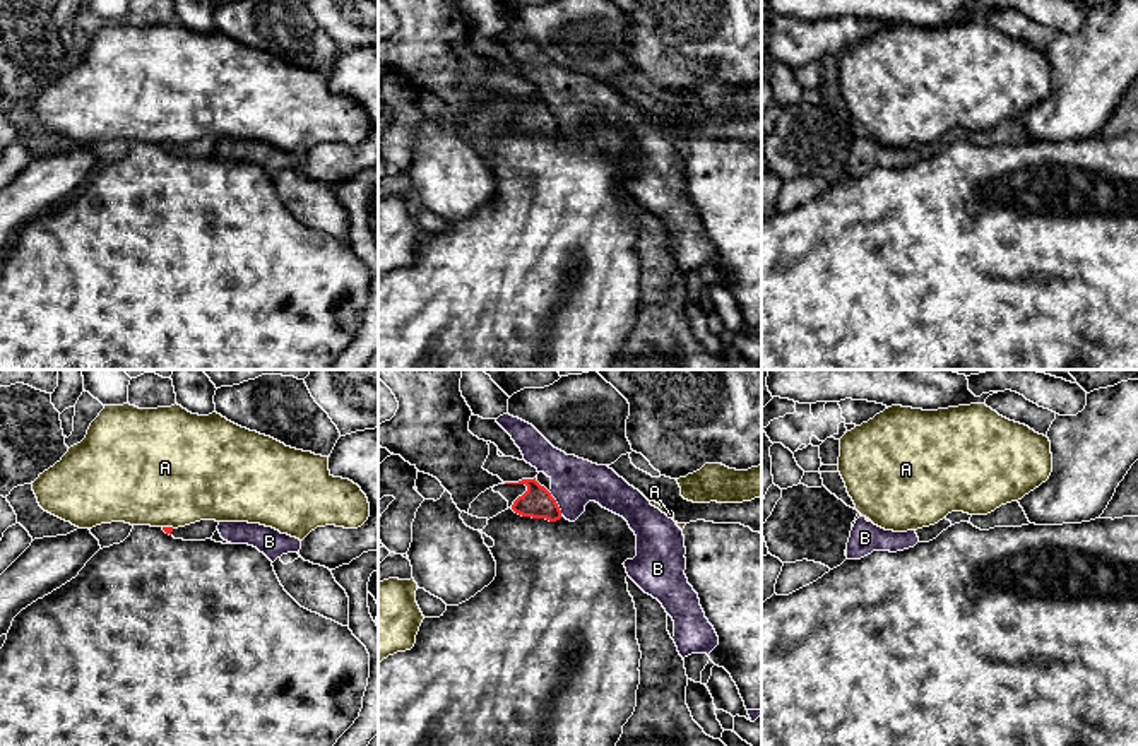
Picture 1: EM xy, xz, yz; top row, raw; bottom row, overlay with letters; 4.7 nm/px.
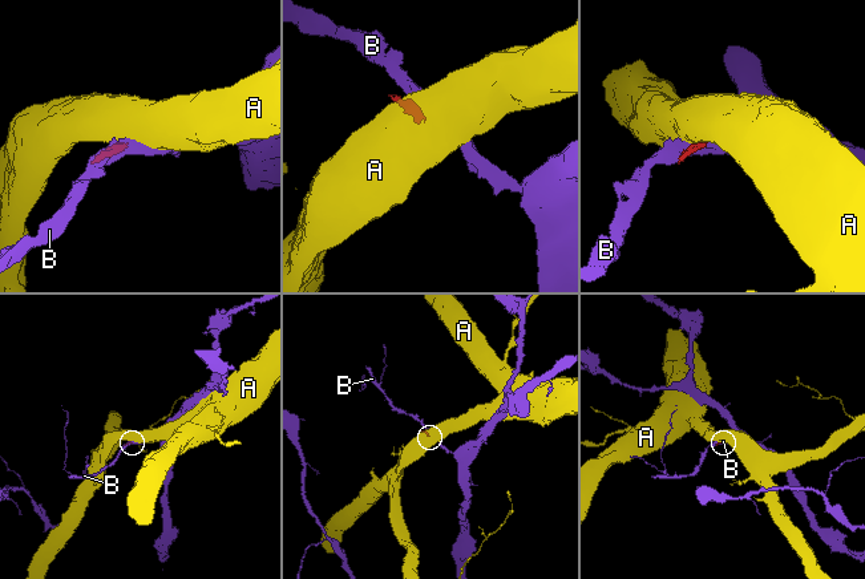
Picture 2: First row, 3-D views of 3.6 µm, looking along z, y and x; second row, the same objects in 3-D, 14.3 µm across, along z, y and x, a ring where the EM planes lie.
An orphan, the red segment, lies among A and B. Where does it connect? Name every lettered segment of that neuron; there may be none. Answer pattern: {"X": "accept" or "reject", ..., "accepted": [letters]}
{"A": "reject", "B": "reject", "accepted": []}

